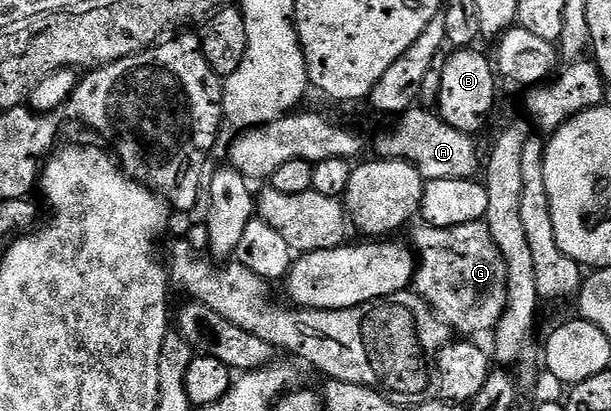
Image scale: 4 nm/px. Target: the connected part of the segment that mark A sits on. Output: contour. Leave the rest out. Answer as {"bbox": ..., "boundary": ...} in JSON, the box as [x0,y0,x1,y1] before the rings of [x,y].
{"bbox":[376,107,481,182],"boundary":[[[412,107],[399,118],[393,130],[383,134],[377,141],[376,156],[382,159],[401,160],[417,167],[420,175],[429,182],[443,179],[476,178],[481,169],[481,156],[468,132],[455,129],[442,121],[432,110]]]}

